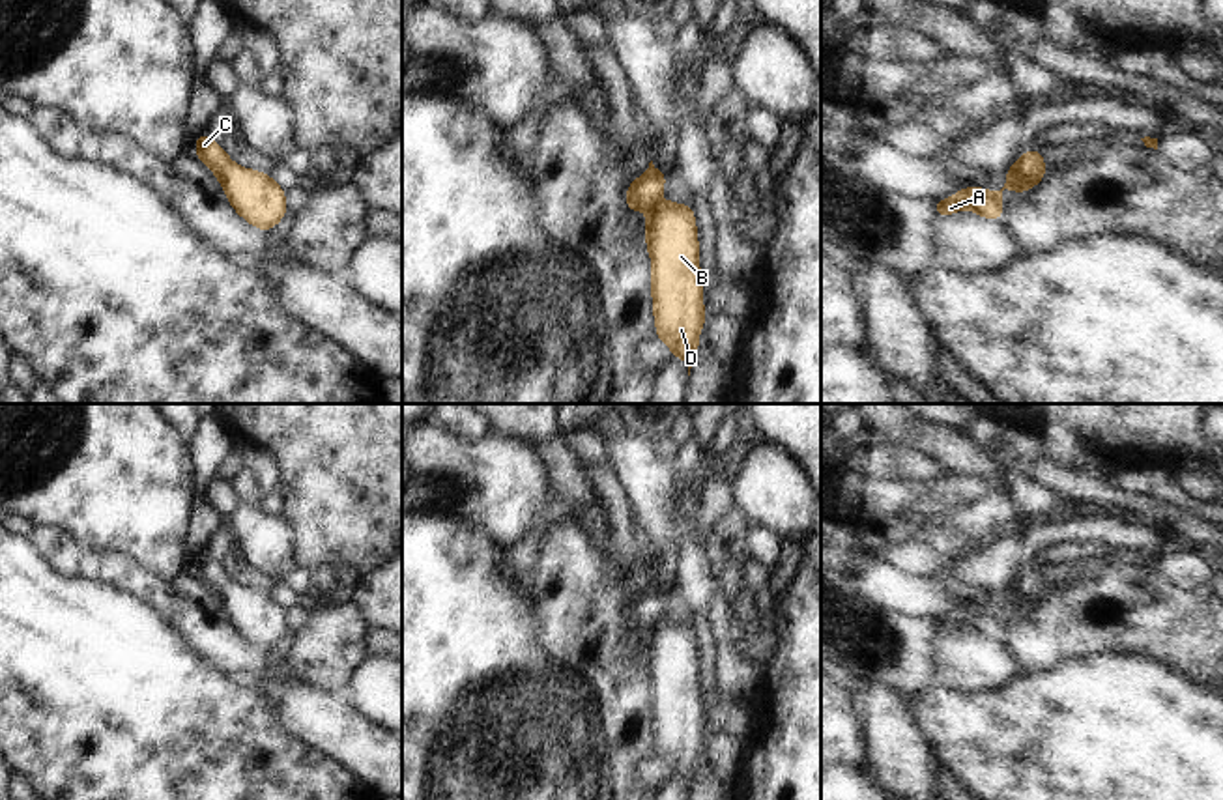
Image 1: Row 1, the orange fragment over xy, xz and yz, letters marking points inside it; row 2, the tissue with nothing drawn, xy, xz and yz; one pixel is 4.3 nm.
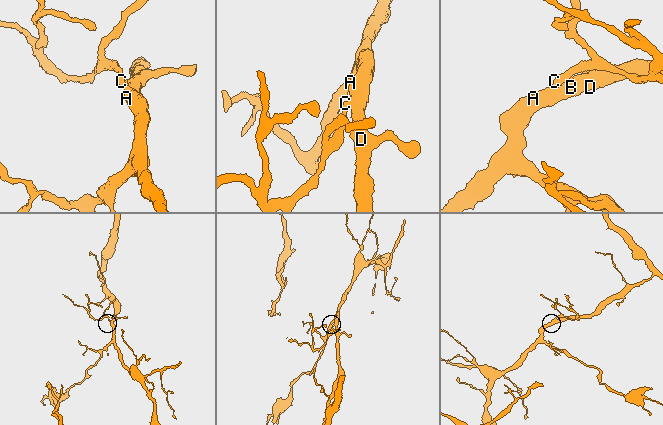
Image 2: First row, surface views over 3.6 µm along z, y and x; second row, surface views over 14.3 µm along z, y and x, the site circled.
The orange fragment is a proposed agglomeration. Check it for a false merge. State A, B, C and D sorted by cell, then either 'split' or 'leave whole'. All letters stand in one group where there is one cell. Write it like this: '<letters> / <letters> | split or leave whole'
A B C D | leave whole

